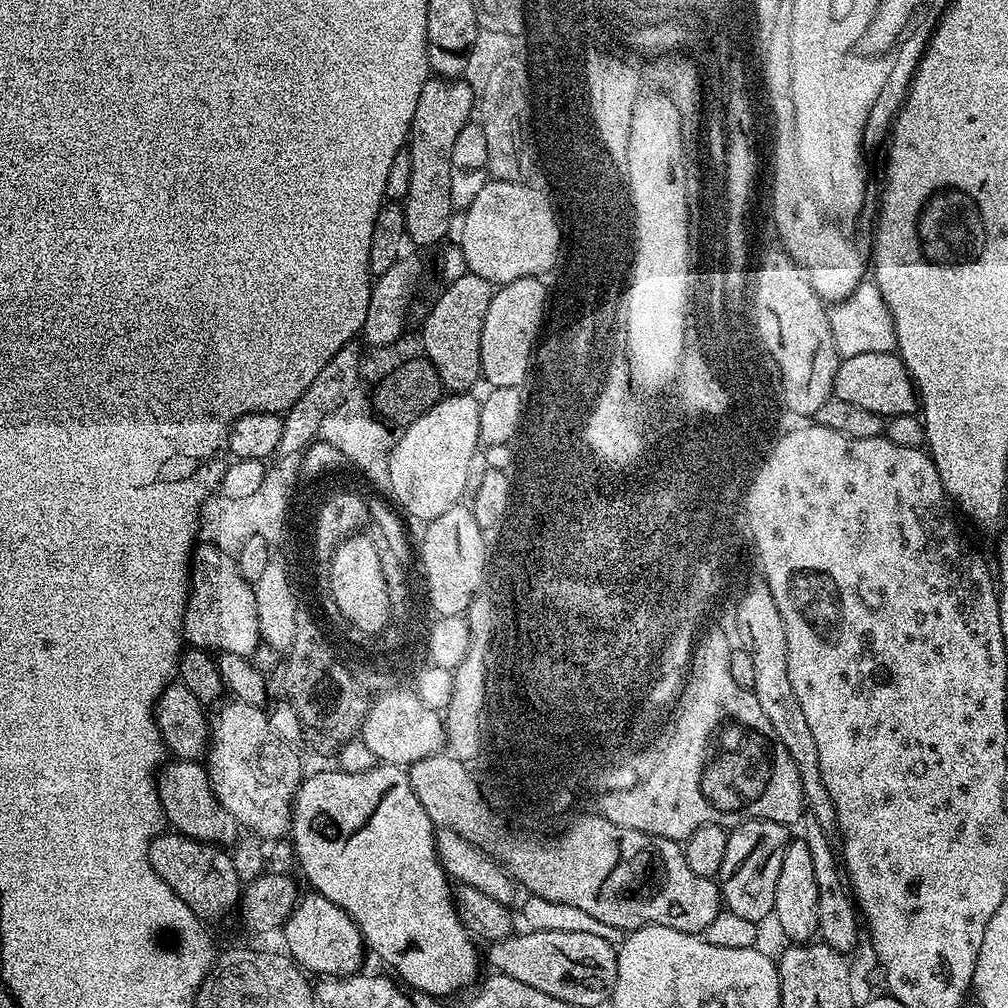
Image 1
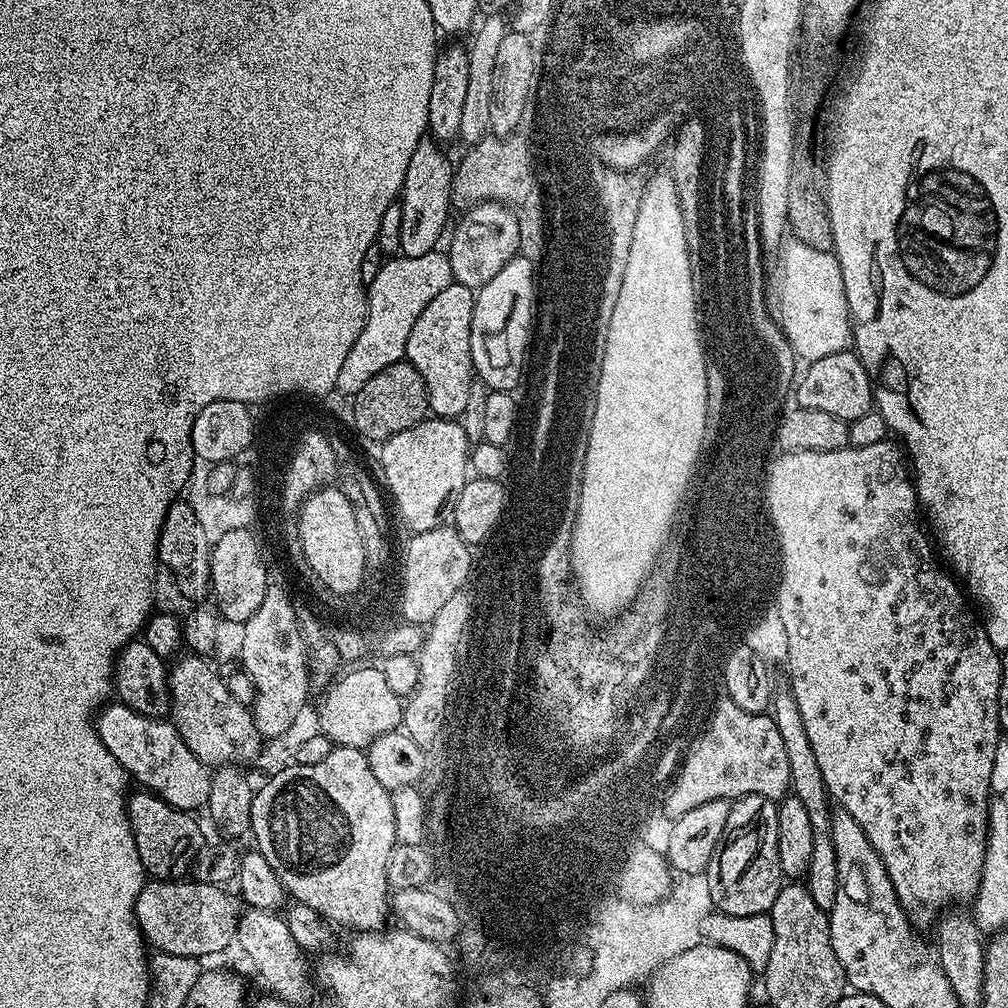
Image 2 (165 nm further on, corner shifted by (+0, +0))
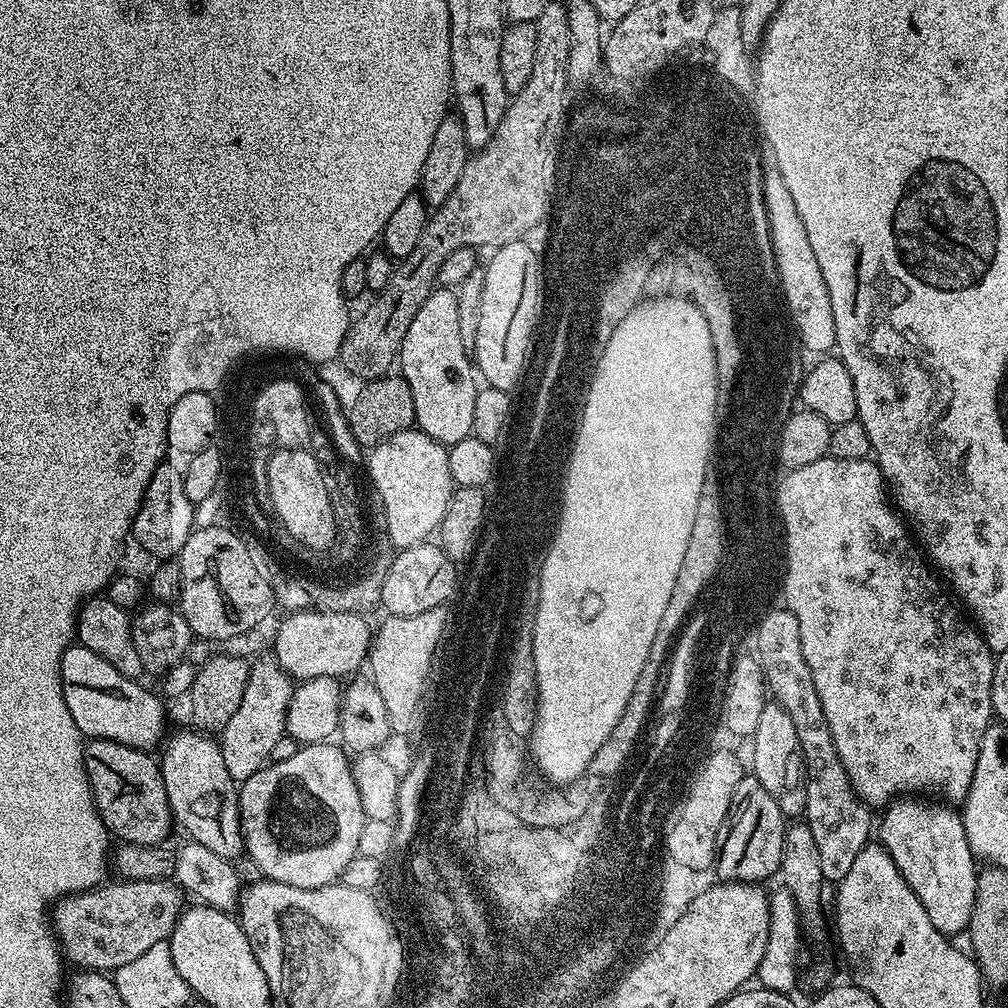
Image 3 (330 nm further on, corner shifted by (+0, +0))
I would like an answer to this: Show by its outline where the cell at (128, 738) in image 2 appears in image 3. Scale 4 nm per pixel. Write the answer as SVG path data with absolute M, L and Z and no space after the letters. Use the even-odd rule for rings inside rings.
M73 643L62 654L60 681L70 718L74 718L74 726L78 726L81 736L94 740L113 740L145 750L152 750L156 743L159 745L165 739L165 701L156 692L157 697L150 689L143 688L139 679L124 677L104 658L84 648L81 643Z

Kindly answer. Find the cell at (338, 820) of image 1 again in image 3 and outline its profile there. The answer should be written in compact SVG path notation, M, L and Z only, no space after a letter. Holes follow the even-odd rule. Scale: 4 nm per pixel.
M325 742L322 744L305 744L300 746L296 754L291 755L284 762L269 763L260 768L248 780L239 785L240 793L240 828L244 831L244 846L246 856L260 867L260 876L282 882L286 886L298 886L299 888L321 888L327 884L337 883L344 875L344 868L357 856L358 834L362 834L362 826L366 819L362 810L362 798L358 798L358 786L354 782L350 756L339 743Z

